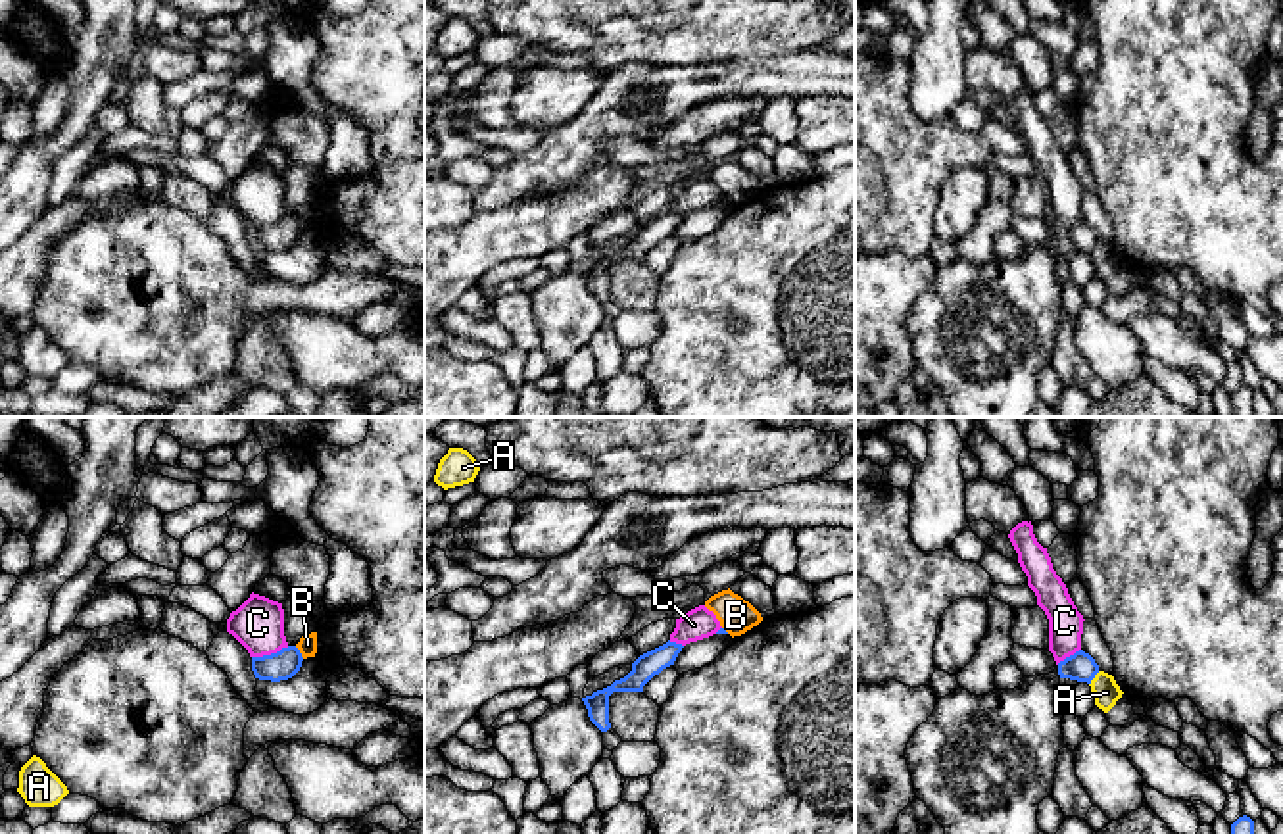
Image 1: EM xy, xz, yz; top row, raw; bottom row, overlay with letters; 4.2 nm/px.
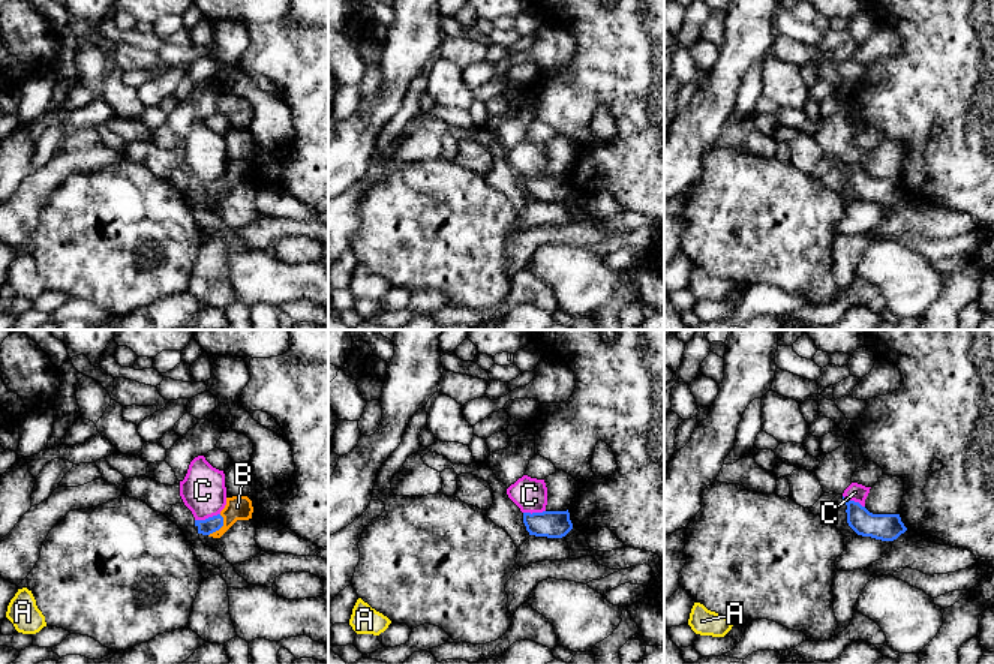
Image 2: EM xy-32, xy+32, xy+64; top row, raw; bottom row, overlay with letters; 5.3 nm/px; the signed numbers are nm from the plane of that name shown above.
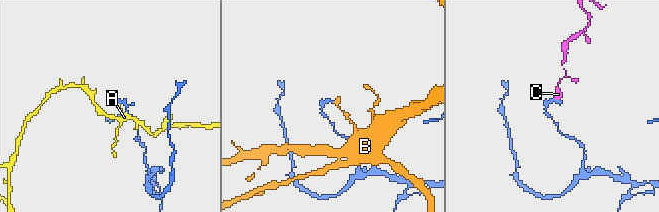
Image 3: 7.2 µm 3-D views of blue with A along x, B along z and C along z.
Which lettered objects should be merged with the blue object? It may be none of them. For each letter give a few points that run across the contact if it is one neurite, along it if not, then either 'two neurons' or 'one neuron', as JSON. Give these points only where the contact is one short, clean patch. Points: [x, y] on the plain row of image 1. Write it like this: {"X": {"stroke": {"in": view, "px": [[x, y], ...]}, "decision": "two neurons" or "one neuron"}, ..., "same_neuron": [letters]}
{"A": {"decision": "two neurons"}, "B": {"stroke": {"in": "xy", "px": [[294, 216], [304, 227]]}, "decision": "two neurons"}, "C": {"stroke": {"in": "xy", "px": [[289, 216], [252, 227]]}, "decision": "two neurons"}, "same_neuron": []}

